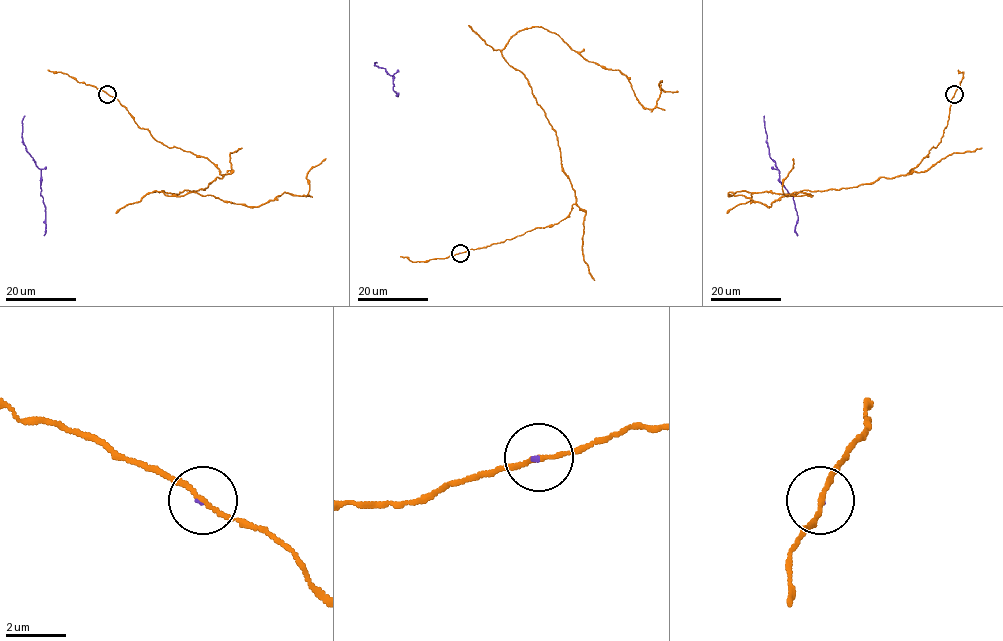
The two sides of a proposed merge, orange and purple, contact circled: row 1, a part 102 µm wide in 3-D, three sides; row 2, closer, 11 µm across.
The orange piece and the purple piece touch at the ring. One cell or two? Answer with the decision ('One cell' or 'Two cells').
One cell

